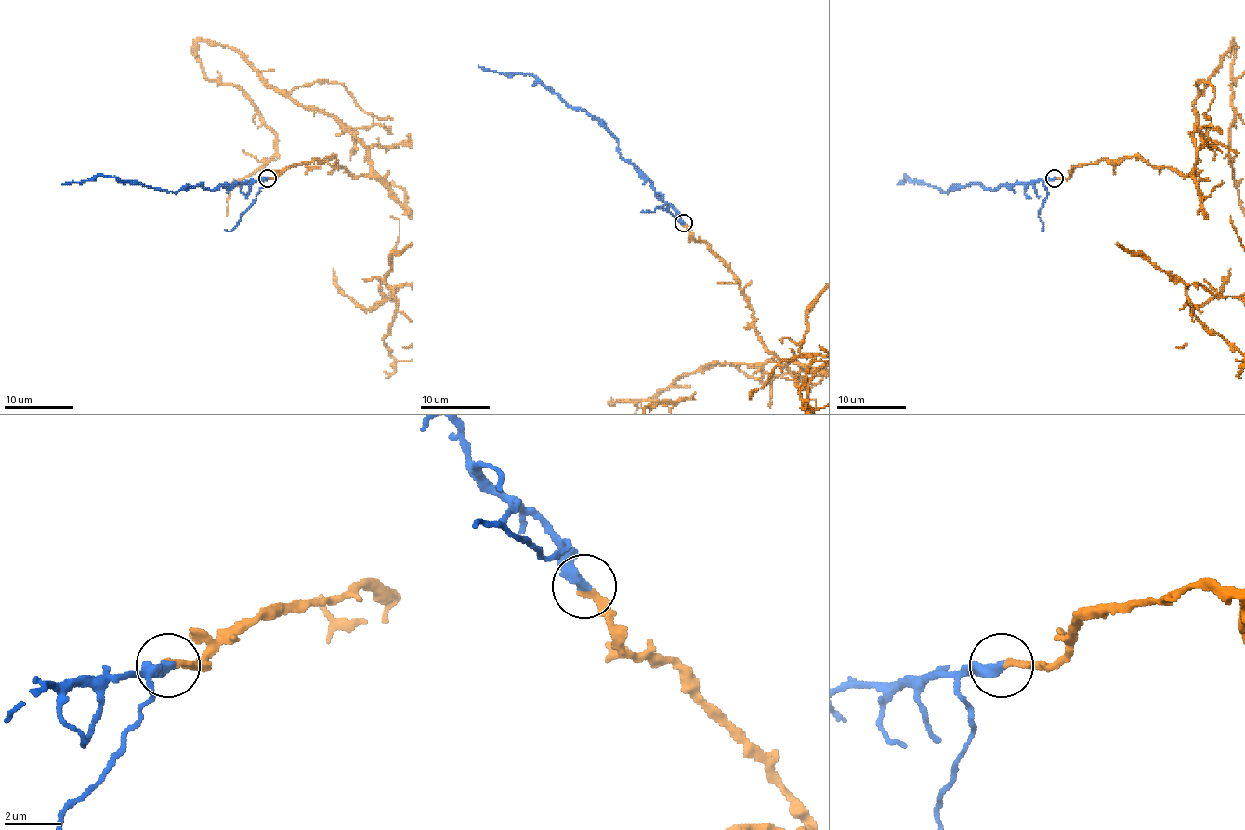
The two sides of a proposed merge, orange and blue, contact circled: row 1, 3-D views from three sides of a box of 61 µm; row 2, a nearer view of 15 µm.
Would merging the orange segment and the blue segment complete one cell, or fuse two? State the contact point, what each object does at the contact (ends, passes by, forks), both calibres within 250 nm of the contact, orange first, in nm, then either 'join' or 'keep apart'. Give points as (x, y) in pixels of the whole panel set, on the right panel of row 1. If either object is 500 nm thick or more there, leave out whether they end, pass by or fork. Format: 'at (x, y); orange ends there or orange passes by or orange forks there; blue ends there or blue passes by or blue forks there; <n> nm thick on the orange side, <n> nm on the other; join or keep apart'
at (1054, 178); orange ends there; blue ends there; 240 nm thick on the orange side, 440 nm on the other; join

